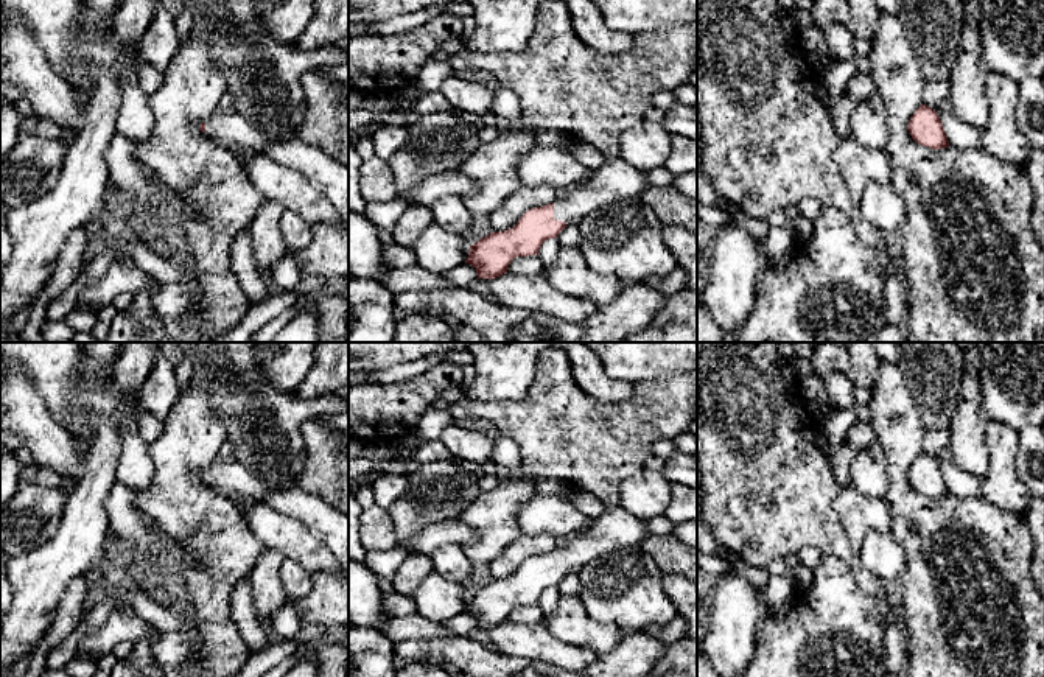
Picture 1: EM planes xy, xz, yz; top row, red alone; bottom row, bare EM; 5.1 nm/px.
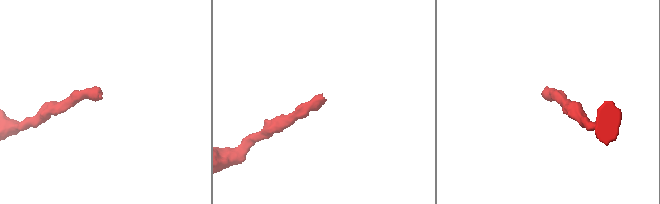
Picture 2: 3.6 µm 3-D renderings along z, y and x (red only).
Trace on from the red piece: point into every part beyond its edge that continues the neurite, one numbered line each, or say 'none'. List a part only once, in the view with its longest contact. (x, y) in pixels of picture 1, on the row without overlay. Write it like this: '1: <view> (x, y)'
1: xz (615, 529)

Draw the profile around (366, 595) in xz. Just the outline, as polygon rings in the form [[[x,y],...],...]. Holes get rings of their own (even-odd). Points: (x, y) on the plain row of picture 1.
[[[349,560],[349,621],[353,627],[380,630],[389,621],[383,612],[386,590],[364,562]]]

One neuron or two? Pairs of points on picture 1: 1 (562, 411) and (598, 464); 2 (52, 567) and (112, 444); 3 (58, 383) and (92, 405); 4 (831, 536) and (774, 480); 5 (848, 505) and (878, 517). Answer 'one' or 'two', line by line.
1: one
2: one
3: one
4: one
5: one

